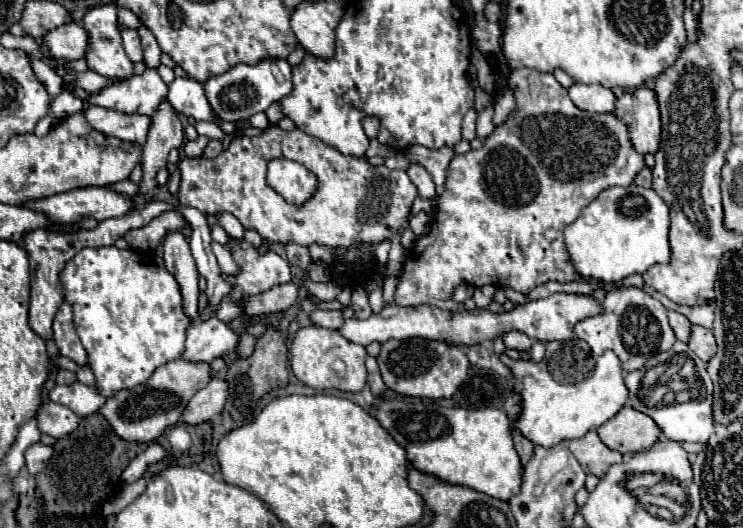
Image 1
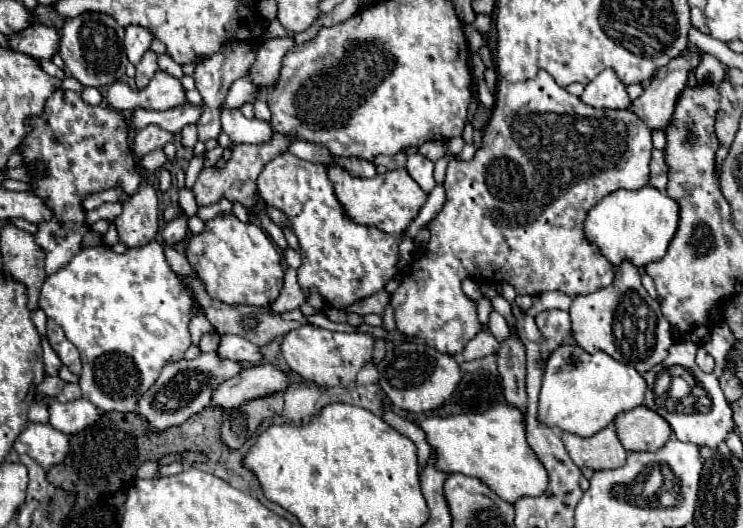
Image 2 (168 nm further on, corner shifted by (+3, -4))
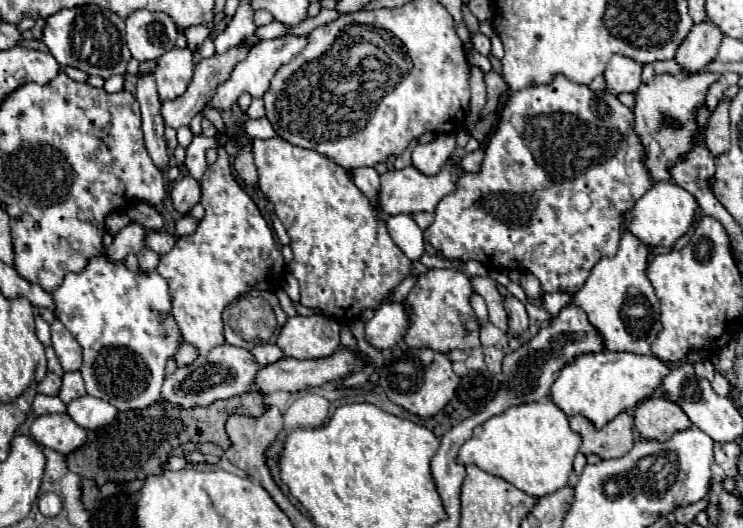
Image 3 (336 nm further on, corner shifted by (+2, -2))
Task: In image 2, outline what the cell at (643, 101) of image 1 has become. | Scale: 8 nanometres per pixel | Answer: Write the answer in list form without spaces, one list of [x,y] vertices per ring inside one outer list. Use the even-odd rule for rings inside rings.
[[[689,45],[683,55],[671,59],[665,67],[661,67],[661,71],[657,71],[657,75],[653,77],[653,81],[649,85],[645,85],[645,91],[639,99],[635,99],[631,103],[631,111],[637,113],[641,117],[641,121],[649,127],[649,129],[665,129],[671,115],[673,115],[673,107],[677,103],[677,97],[679,93],[687,87],[687,79],[689,79],[689,73],[697,69],[699,61],[701,61],[701,51],[695,47],[695,45]]]

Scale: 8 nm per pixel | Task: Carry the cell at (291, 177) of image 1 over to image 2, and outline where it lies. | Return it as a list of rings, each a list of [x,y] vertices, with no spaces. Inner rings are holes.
[[[285,151],[263,167],[257,189],[269,207],[287,215],[287,223],[299,239],[303,263],[297,269],[297,279],[305,295],[315,287],[329,307],[345,309],[381,291],[385,283],[399,273],[397,239],[377,227],[353,223],[353,219],[345,215],[325,165],[297,159]]]

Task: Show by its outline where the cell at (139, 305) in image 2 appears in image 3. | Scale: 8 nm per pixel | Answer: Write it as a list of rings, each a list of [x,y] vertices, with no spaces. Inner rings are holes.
[[[142,249],[138,253],[138,271],[130,271],[124,261],[114,263],[106,253],[90,257],[84,271],[68,273],[50,295],[54,299],[54,313],[66,329],[74,335],[74,339],[84,349],[82,363],[82,379],[86,385],[86,393],[98,399],[112,403],[118,411],[144,409],[152,403],[160,401],[160,387],[164,381],[166,361],[180,349],[182,333],[170,315],[172,301],[168,293],[168,283],[158,275],[160,255],[152,249]]]

